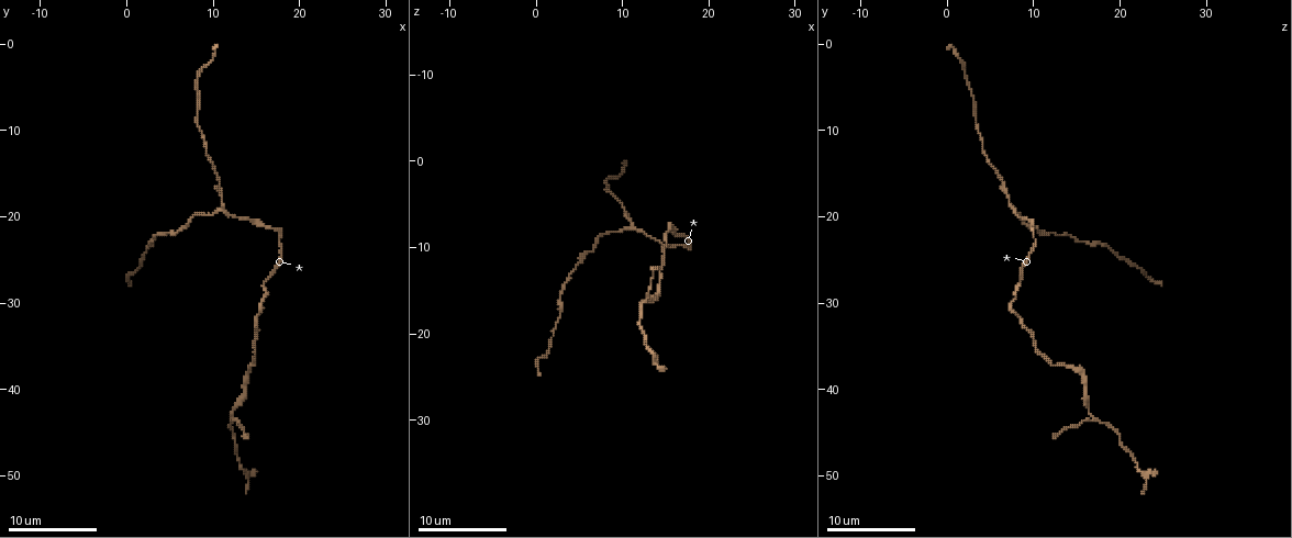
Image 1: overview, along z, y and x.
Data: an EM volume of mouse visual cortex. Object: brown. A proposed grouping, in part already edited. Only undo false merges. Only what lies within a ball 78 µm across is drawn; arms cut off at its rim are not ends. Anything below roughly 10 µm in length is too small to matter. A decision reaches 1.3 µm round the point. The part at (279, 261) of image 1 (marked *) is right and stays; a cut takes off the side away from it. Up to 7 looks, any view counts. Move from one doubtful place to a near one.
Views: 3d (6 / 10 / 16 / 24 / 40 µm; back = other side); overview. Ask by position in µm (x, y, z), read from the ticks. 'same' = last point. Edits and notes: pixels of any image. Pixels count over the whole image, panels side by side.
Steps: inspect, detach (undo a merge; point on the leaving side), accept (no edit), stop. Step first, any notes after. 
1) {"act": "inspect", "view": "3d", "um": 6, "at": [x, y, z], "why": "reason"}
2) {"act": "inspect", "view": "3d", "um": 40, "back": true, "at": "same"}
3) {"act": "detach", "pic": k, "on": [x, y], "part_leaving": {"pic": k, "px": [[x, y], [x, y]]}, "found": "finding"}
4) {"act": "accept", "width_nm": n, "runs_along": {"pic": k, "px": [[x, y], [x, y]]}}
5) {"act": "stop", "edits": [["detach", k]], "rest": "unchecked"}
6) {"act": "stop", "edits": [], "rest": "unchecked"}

{"act": "inspect", "view": "3d", "um": 10, "at": [14.4, 37.8, 14.4], "why": "sudden change in width"}

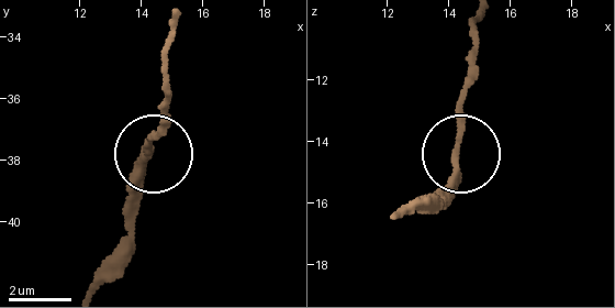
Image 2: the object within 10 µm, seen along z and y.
{"act": "accept", "runs_along": {"pic": 2, "px": [[172, 34], [167, 113], [131, 197]]}, "found": "all the same neuron"}

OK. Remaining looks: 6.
{"act": "inspect", "view": "3d", "um": 10, "at": [12.8, 42.0, 16.0], "why": "sudden change in width"}

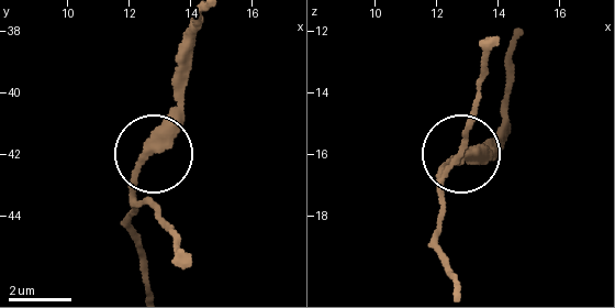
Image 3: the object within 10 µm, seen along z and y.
{"act": "inspect", "view": "3d", "um": 6, "at": "same"}

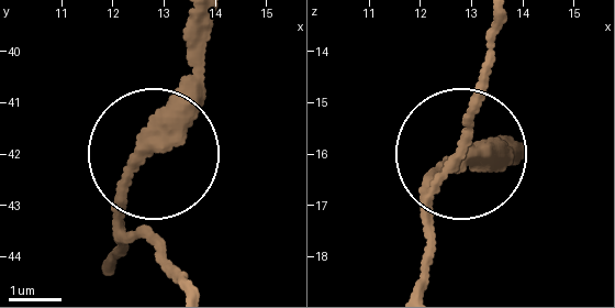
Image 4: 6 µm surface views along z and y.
{"act": "accept", "runs_along": {"pic": 4, "px": [[197, 28], [192, 107], [132, 186], [127, 246]]}, "found": "continuous, no second neuron"}

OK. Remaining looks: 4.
{"act": "inspect", "view": "3d", "um": 10, "at": [4.8, 21.8, 11.8], "why": "thick turns thin"}

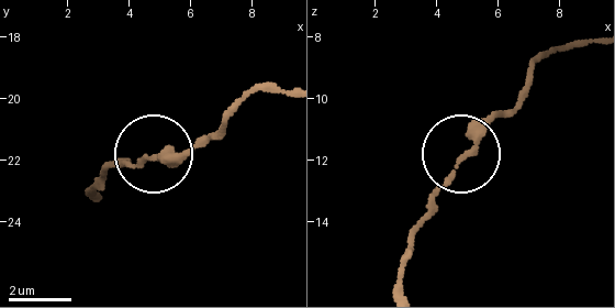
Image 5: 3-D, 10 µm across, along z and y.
{"act": "accept", "width_nm": 190, "runs_along": {"pic": 5, "px": [[289, 94], [249, 96], [179, 154], [103, 164]]}, "found": "continuous, no second neuron"}

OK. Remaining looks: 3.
{"act": "inspect", "view": "3d", "um": 10, "at": [11.0, 18.8, 7.6]}

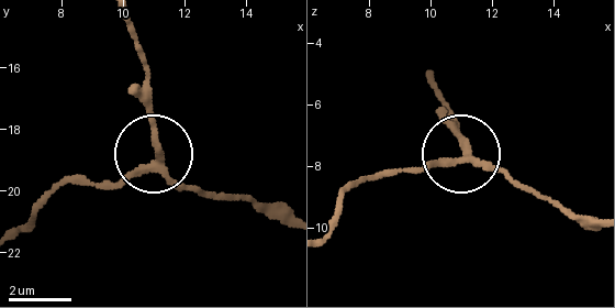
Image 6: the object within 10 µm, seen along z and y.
{"act": "accept", "runs_along": {"pic": 6, "px": [[595, 219], [571, 217], [469, 162], [454, 132], [454, 111]]}, "found": "one neuron here"}

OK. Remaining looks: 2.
{"act": "stop", "edits": [], "rest": "unchecked"}

